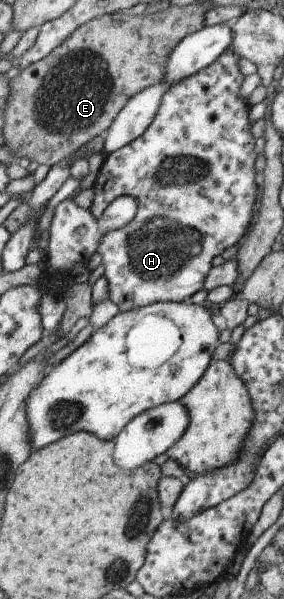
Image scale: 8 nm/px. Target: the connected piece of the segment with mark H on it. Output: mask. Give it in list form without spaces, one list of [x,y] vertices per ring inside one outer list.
[[[230,47],[226,48],[212,64],[207,68],[192,74],[176,82],[161,96],[159,107],[156,109],[153,121],[150,122],[148,128],[142,133],[142,136],[135,138],[132,142],[124,145],[118,150],[108,153],[104,162],[99,168],[99,172],[94,180],[91,189],[94,194],[94,199],[89,208],[91,215],[98,218],[102,211],[115,198],[127,196],[135,200],[136,210],[134,216],[123,226],[113,231],[107,232],[97,246],[98,256],[100,256],[100,264],[104,267],[103,276],[106,279],[108,288],[108,299],[110,299],[119,308],[119,312],[127,311],[128,309],[135,309],[157,302],[173,302],[181,303],[187,301],[194,292],[201,290],[207,272],[211,269],[211,260],[220,255],[226,248],[234,246],[240,240],[246,230],[248,230],[248,222],[252,216],[252,208],[256,202],[256,182],[254,181],[254,141],[250,133],[251,123],[248,121],[248,111],[246,101],[238,96],[240,84],[244,80],[245,75],[238,70],[238,60],[240,57],[236,56]]]

